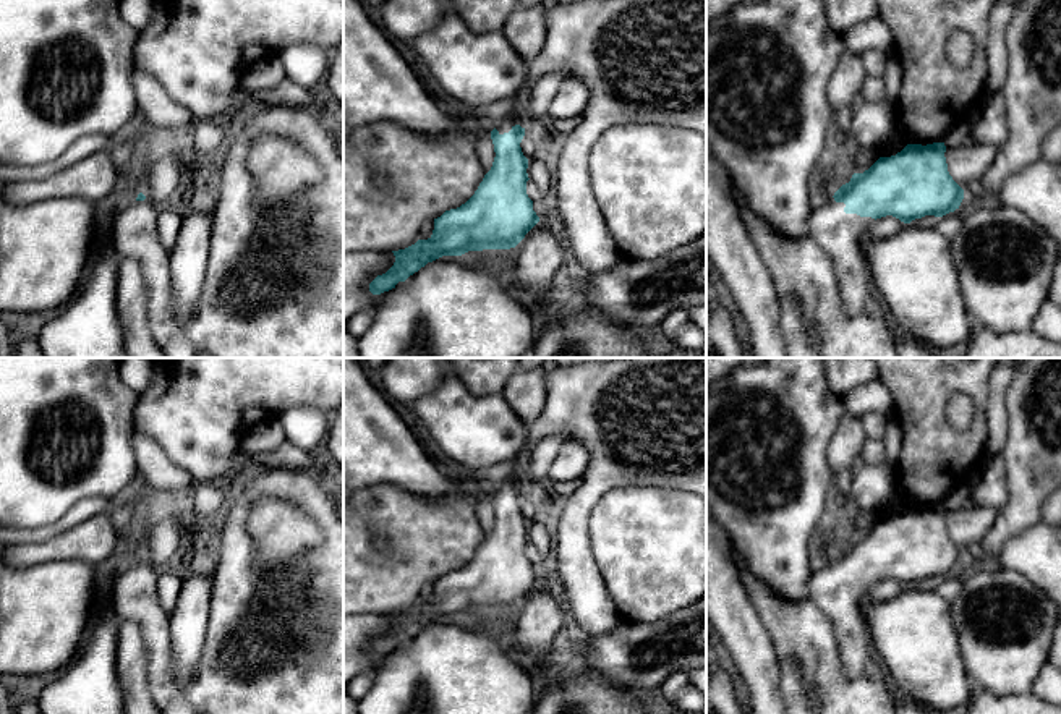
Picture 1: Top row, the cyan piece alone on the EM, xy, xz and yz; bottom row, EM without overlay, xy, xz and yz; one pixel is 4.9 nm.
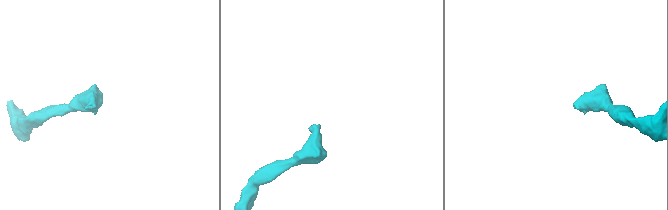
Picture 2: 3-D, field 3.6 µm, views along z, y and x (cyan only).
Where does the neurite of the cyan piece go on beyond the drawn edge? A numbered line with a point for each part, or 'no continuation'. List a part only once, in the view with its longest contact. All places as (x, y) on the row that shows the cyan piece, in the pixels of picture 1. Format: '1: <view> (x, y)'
1: yz (841, 235)

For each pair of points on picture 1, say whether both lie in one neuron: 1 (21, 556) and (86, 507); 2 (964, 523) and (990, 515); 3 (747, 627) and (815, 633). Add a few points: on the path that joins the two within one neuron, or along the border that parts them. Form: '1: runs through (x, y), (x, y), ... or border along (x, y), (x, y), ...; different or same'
1: border along (72, 526), (41, 543), (17, 546); different
2: runs through (971, 523), (984, 518); same
3: border along (747, 594), (778, 656); different

